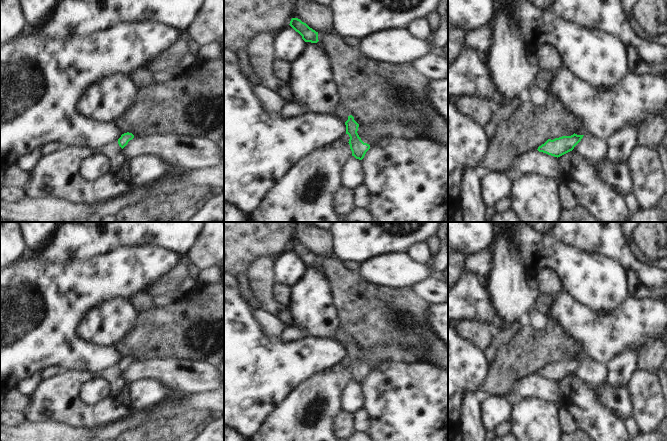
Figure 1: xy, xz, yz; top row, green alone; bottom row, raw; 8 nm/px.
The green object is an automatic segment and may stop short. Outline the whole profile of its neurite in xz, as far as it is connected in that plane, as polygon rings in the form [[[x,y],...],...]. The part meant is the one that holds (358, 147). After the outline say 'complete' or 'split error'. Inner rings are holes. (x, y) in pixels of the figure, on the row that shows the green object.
[[[352,115],[348,116],[348,120],[345,122],[346,134],[349,135],[349,145],[352,151],[352,156],[356,159],[362,160],[366,152],[370,149],[370,145],[364,143],[359,137],[357,131],[359,124],[354,120]]]; complete

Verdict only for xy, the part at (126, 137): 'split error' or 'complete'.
complete

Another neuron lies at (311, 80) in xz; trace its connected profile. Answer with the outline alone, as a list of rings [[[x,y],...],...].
[[[320,40],[317,43],[305,42],[303,53],[291,64],[290,79],[286,83],[293,95],[289,102],[305,103],[308,112],[335,116],[335,108],[340,103],[340,89],[333,79],[328,53]]]

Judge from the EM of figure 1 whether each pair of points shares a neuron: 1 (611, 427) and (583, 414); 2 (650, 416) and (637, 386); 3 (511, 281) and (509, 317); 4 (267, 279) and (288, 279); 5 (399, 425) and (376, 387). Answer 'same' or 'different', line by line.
1: same
2: same
3: same
4: different
5: same

